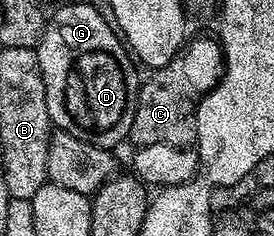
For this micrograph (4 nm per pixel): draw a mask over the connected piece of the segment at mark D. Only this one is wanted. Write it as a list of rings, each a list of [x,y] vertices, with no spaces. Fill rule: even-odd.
[[[87,55],[83,61],[69,63],[67,73],[81,73],[79,91],[73,95],[61,95],[61,121],[54,126],[56,130],[76,134],[105,150],[128,140],[141,84],[141,73],[136,70],[134,60],[113,63],[113,59],[117,57]]]

